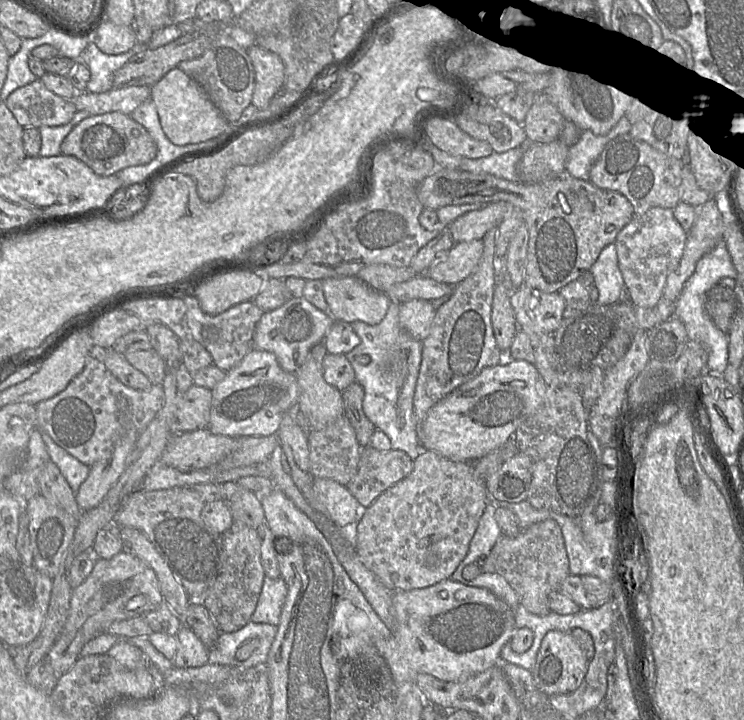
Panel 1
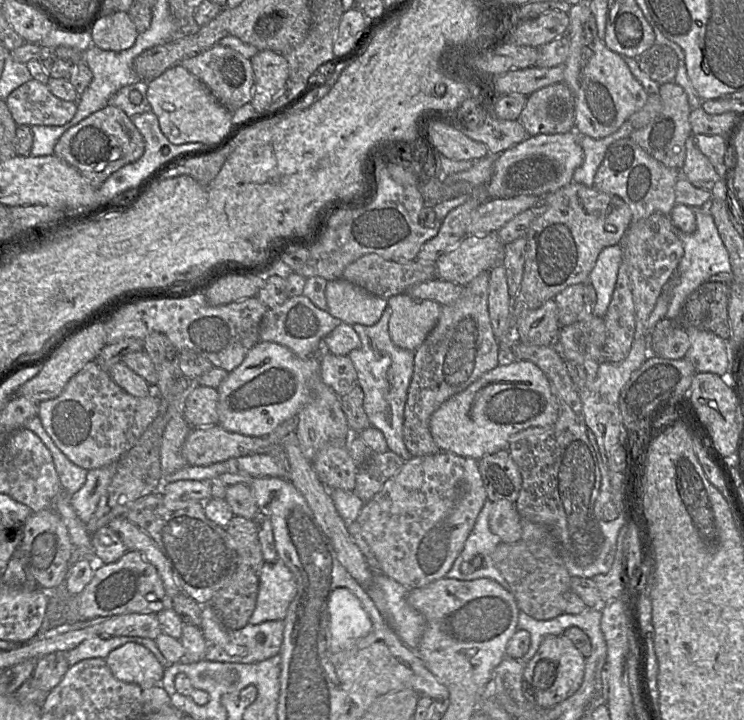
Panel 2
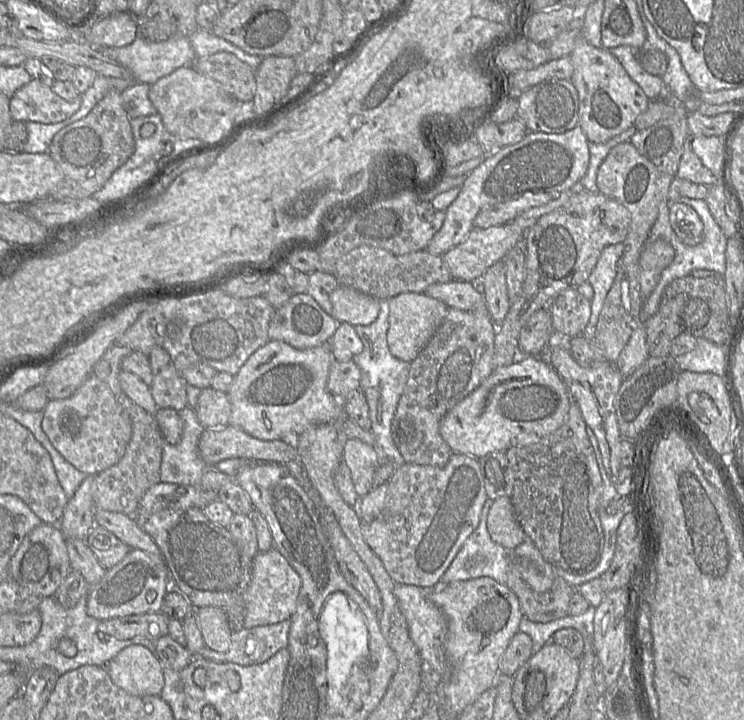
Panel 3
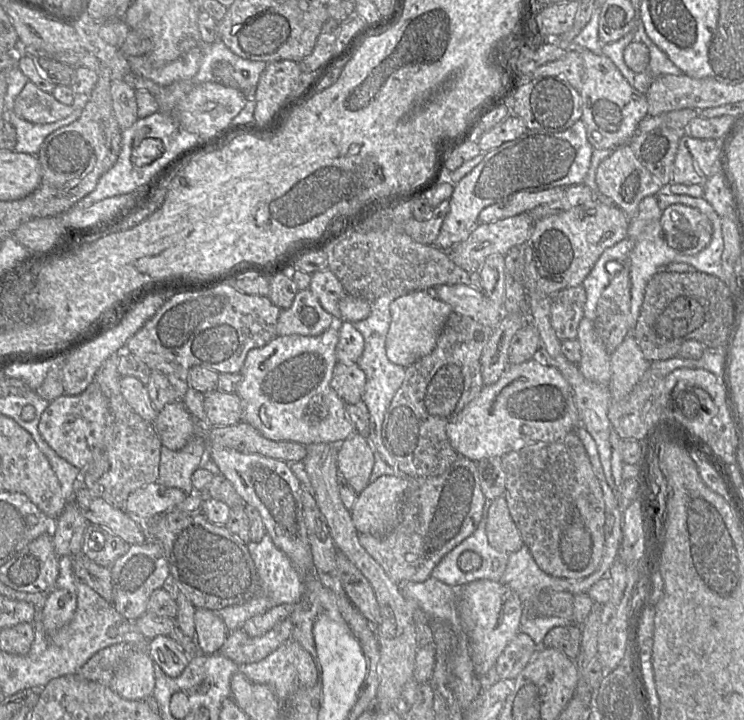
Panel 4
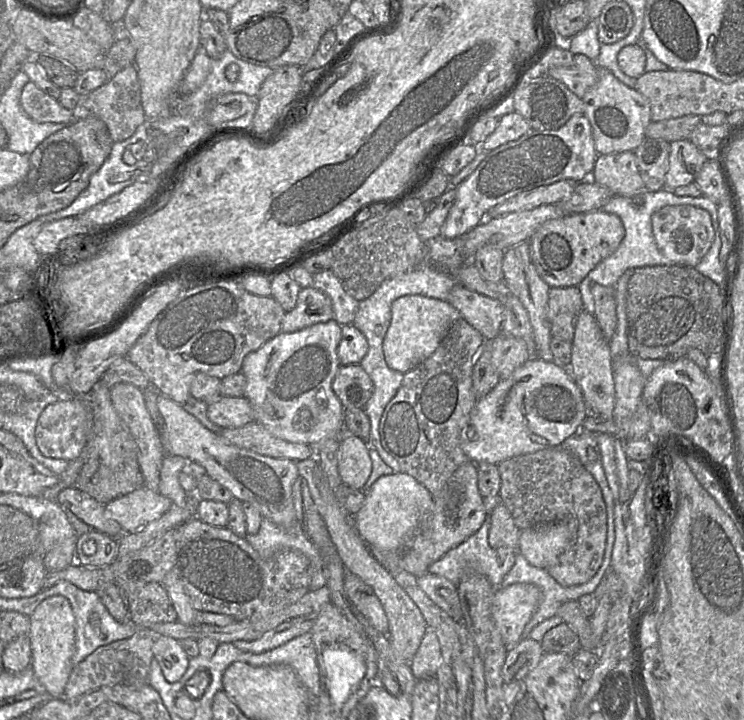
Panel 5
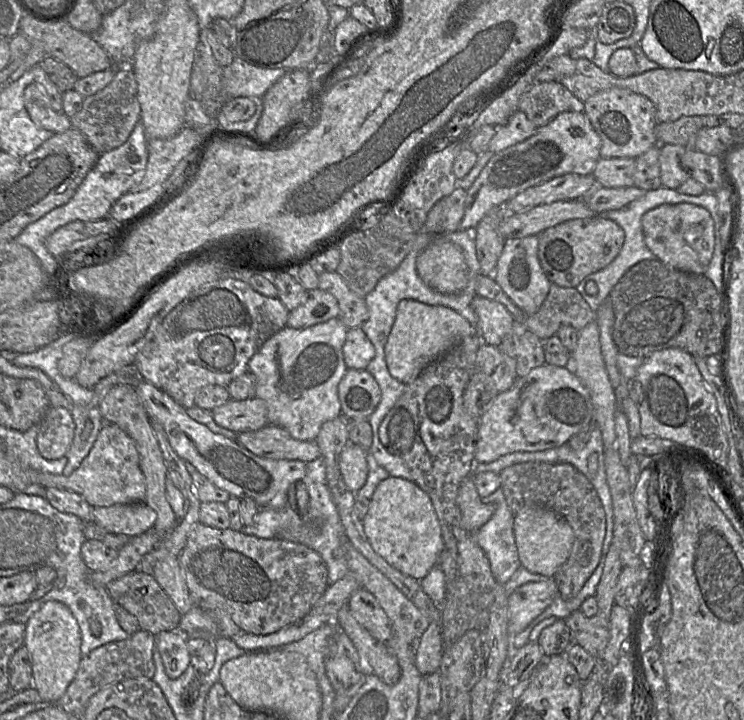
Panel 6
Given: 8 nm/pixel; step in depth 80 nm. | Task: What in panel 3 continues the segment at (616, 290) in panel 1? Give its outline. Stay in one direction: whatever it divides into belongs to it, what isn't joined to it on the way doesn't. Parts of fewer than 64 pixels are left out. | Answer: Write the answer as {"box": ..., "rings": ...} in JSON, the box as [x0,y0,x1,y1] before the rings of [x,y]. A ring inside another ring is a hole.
{"box":[582,242,624,342],"rings":[[[622,242],[606,246],[602,250],[597,264],[587,280],[593,288],[594,296],[591,300],[589,322],[582,336],[585,336],[589,341],[594,342],[594,328],[598,322],[605,298],[614,282],[616,265],[623,249],[624,244]]]}

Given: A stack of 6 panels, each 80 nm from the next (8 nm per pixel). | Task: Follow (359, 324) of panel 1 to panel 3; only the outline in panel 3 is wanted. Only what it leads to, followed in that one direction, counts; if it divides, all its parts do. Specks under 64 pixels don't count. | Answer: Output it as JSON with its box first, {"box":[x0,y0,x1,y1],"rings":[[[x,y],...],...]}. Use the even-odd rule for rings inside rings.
{"box":[353,299,411,467],"rings":[[[388,299],[379,300],[379,303],[379,314],[374,322],[369,325],[353,326],[364,347],[360,354],[353,357],[353,361],[361,371],[360,389],[364,392],[369,406],[371,432],[374,435],[376,446],[387,460],[392,461],[398,467],[405,461],[392,440],[391,423],[407,383],[411,363],[397,359],[390,353],[387,343],[389,328]]]}

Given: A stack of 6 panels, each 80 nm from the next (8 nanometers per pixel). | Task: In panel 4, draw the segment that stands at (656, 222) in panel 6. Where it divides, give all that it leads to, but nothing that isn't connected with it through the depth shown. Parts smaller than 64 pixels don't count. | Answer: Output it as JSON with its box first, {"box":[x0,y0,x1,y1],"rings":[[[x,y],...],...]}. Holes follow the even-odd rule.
{"box":[660,204,713,255],"rings":[[[672,204],[663,210],[660,224],[667,244],[683,255],[696,255],[708,246],[713,228],[696,208]]]}

